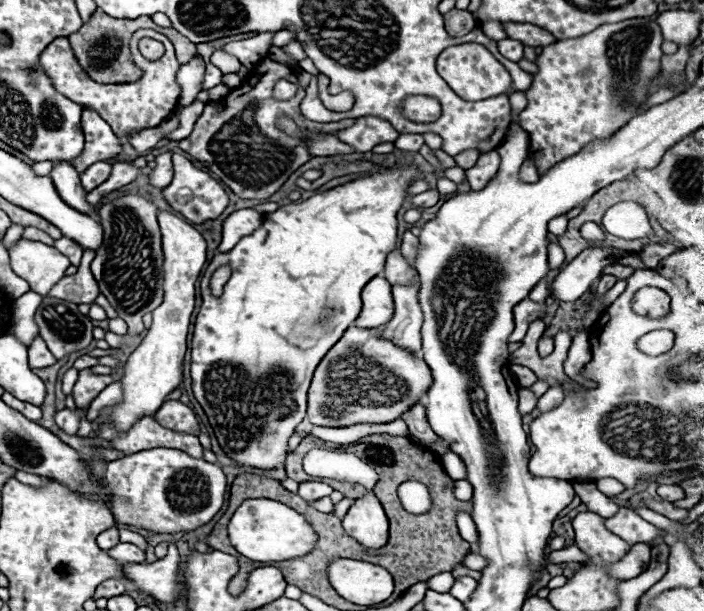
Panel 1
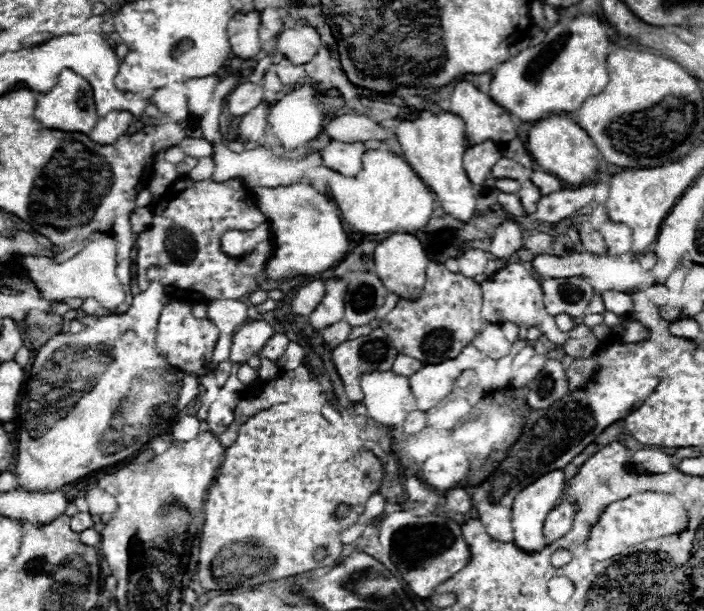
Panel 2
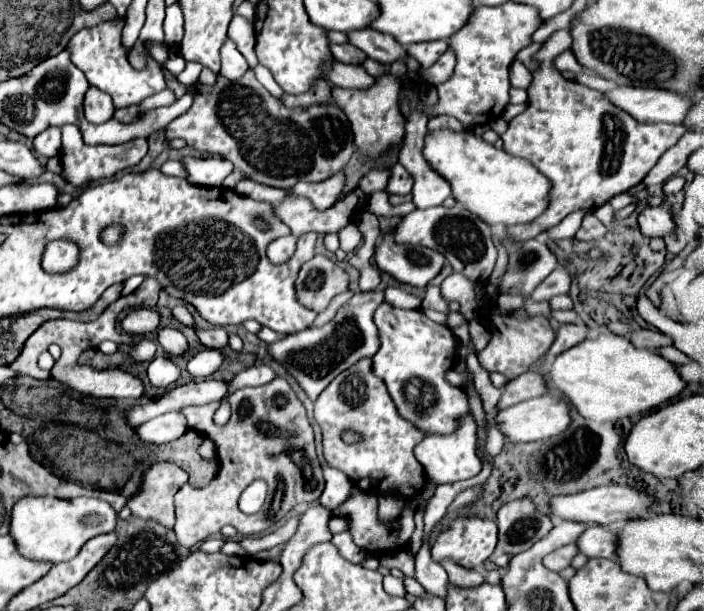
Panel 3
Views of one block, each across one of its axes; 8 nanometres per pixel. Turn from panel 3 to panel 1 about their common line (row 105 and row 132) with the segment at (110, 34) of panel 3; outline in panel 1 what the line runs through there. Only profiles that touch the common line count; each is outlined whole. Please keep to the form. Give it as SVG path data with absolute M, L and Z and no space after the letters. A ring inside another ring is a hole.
M142 28L142 30L132 34L129 48L133 62L142 70L142 78L136 80L136 82L130 82L130 84L96 84L94 80L90 80L90 76L80 68L78 60L74 58L72 48L68 44L68 38L56 38L52 44L46 46L46 50L38 58L40 70L44 70L44 74L48 74L48 78L52 78L52 84L56 86L56 90L60 94L64 94L72 102L80 104L82 108L96 110L112 126L112 130L118 136L120 146L122 146L120 154L114 156L114 162L118 162L118 160L124 160L124 162L136 160L138 152L130 146L130 140L128 140L130 134L140 132L144 128L158 126L176 108L176 102L180 98L180 86L176 82L176 72L180 70L180 64L174 56L172 42L164 34L158 34L156 30L150 30L150 28ZM140 38L160 40L166 46L164 56L160 60L144 58L138 50Z

